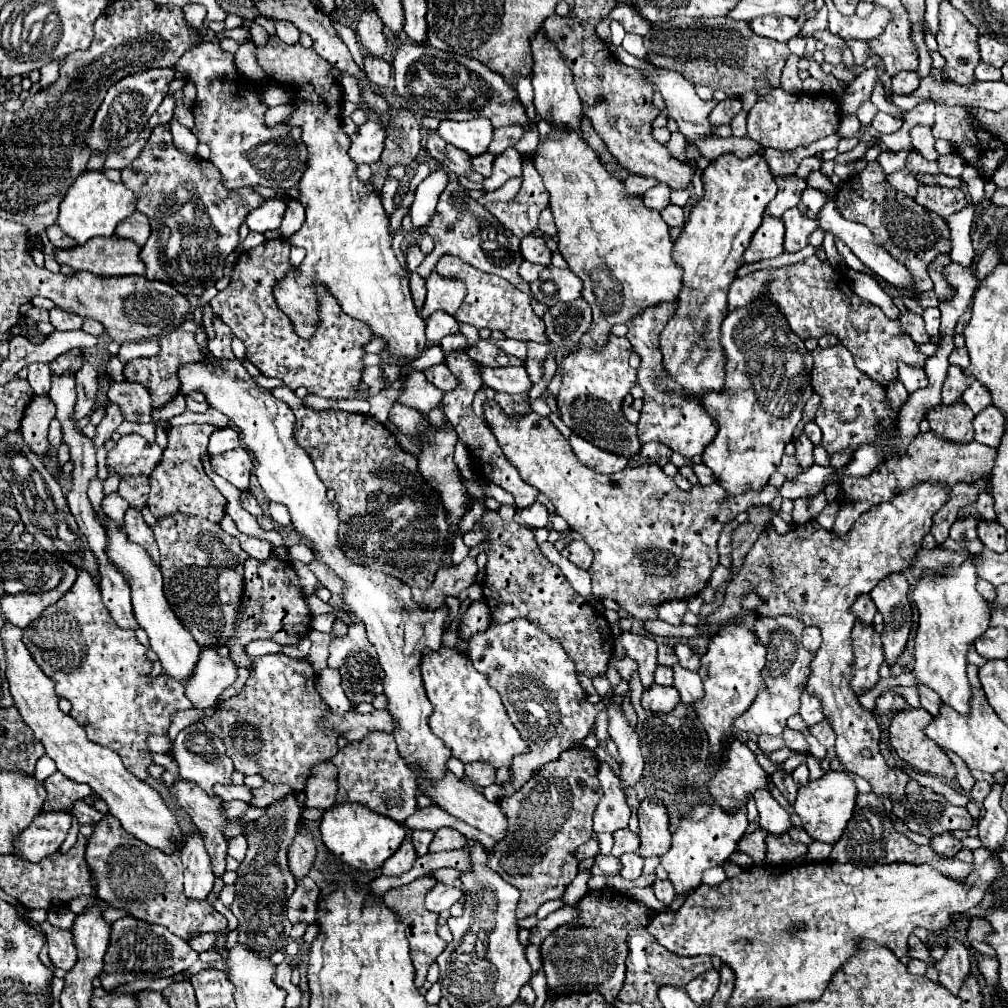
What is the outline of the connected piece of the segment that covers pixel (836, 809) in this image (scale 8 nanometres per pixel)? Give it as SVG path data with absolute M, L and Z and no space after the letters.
M829 770L818 781L808 781L798 789L798 797L794 801L794 811L802 819L802 827L806 833L816 839L834 845L846 829L846 823L852 817L852 809L856 805L857 788L854 780L844 771Z

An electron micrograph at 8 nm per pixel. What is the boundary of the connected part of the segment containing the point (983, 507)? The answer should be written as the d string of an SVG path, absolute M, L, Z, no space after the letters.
M984 491L984 493L978 495L978 499L976 499L972 505L962 507L960 517L964 517L964 515L972 515L972 517L976 517L976 519L978 519L978 517L994 519L994 509L992 509L992 497L990 497L990 493Z

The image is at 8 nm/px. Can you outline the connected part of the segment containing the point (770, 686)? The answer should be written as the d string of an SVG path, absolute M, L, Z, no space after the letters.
M790 615L784 617L758 617L754 623L754 633L758 641L766 647L766 665L762 669L762 679L766 683L764 691L758 691L754 703L738 721L734 721L734 727L746 733L768 733L768 735L780 735L782 729L786 727L786 719L790 715L798 713L800 707L800 695L806 687L808 675L812 673L810 663L814 659L814 653L806 651L802 647L802 629L806 625Z

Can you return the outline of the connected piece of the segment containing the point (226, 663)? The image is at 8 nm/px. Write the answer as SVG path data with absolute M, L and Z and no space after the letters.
M202 649L194 673L184 683L186 697L194 709L214 707L220 693L230 687L236 679L236 663L220 657L214 649Z

